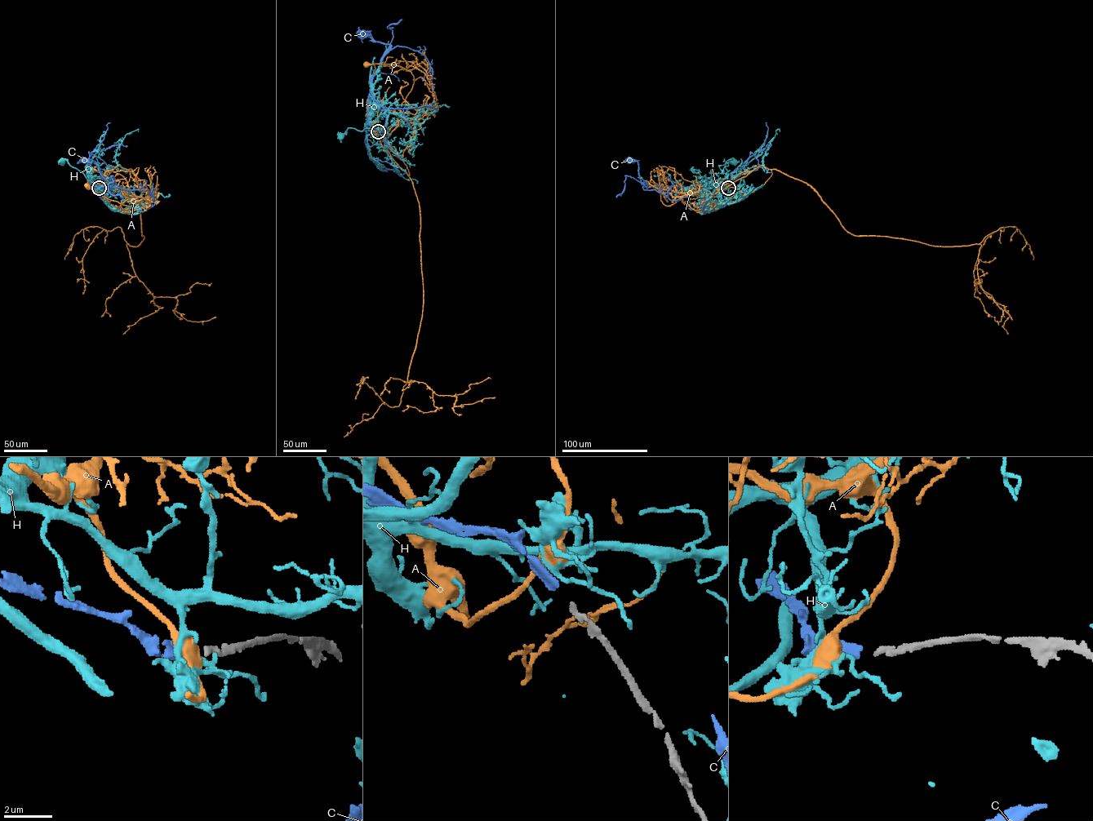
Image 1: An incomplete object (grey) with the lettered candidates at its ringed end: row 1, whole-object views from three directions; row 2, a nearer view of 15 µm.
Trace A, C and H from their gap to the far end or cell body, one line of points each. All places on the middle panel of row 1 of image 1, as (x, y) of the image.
A: (378, 130), (375, 133), (388, 153), (386, 140), (408, 106), (405, 101), (414, 77), (397, 65), (367, 64)
C: (378, 130), (368, 123), (369, 94), (373, 76), (389, 44), (374, 42), (362, 33)
H: (378, 130), (371, 128), (370, 116), (383, 99), (384, 107), (373, 128), (362, 130), (348, 128), (340, 135)

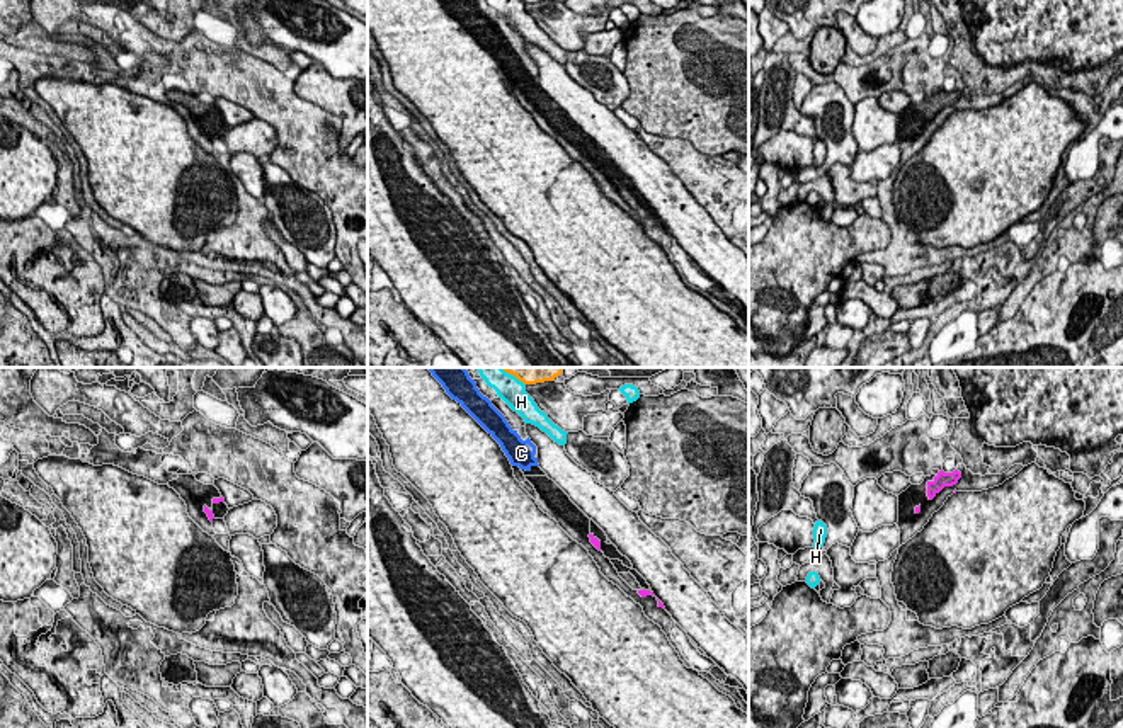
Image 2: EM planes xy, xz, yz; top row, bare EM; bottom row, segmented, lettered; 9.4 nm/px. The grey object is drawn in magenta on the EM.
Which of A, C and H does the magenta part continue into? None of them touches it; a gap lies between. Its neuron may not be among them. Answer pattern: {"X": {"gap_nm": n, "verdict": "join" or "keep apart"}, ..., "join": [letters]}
{"A": {"gap_nm": 1500, "verdict": "keep apart"}, "C": {"gap_nm": 800, "verdict": "join"}, "H": {"gap_nm": 850, "verdict": "keep apart"}, "join": ["C"]}

